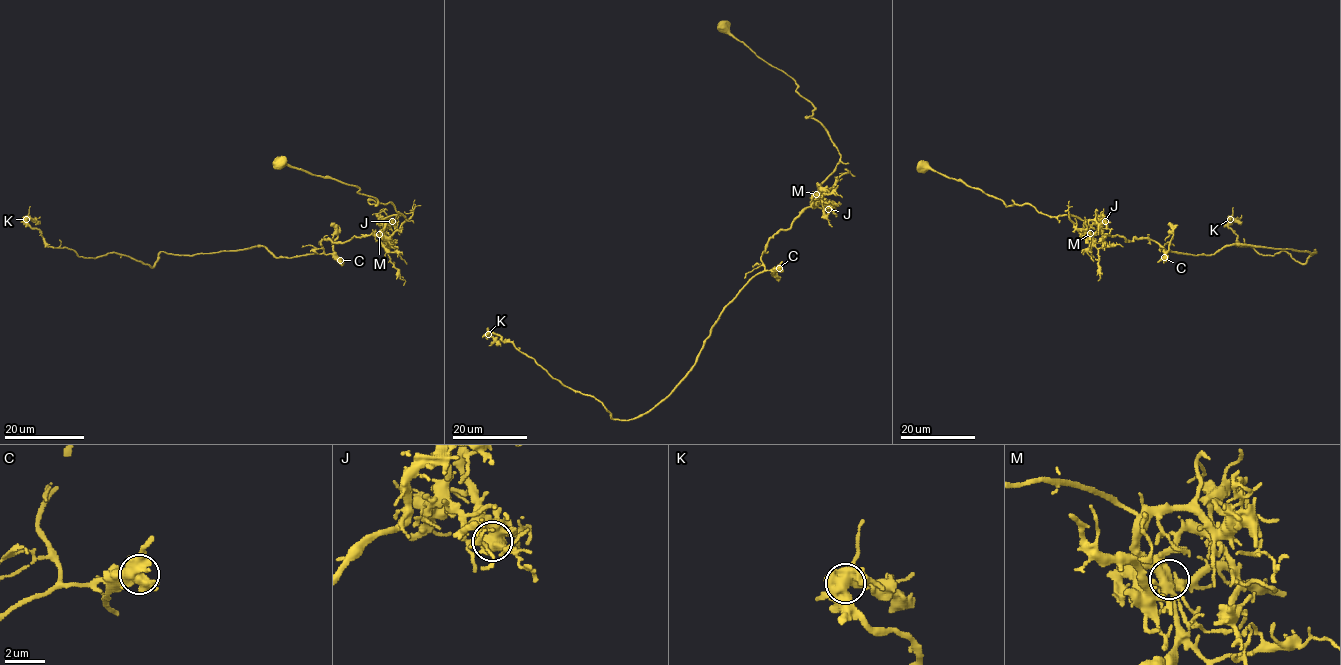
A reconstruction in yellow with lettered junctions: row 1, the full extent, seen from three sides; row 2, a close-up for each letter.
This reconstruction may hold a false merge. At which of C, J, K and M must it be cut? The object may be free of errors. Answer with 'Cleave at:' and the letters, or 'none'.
Cleave at: M

